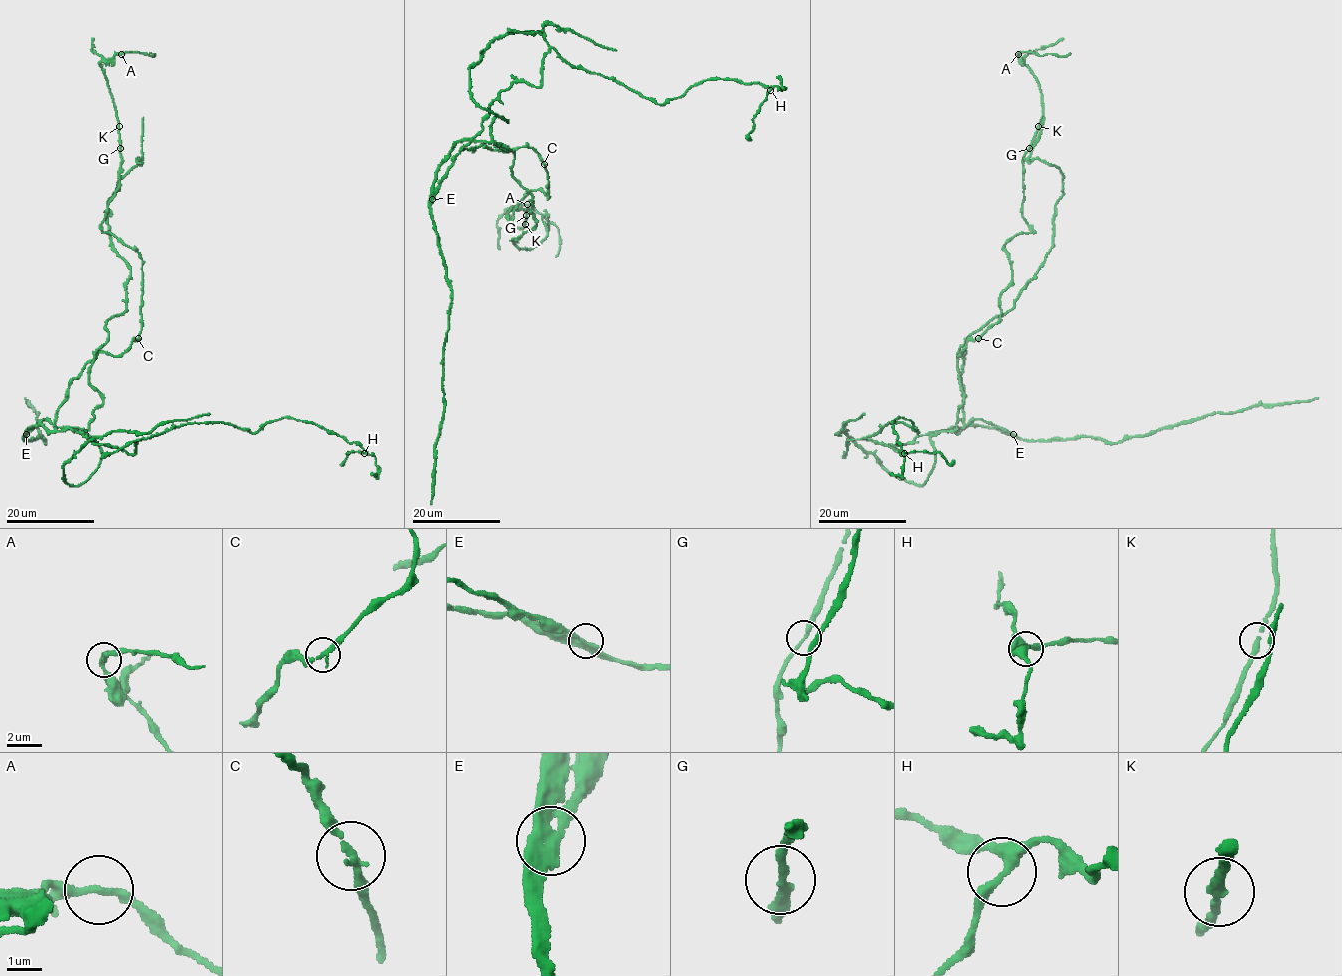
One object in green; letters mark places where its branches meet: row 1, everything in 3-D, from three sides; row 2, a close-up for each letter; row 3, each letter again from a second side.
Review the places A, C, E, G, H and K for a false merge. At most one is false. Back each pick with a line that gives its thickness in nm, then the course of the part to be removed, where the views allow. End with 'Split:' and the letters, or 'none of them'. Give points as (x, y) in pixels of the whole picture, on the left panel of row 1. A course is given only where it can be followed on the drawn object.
E: Thickness 420 nm. Course of the part to remove: (25, 434), (55, 422), (99, 352), (139, 337), (142, 258), (101, 223), (121, 155), (100, 64), (150, 53)
Split: E

